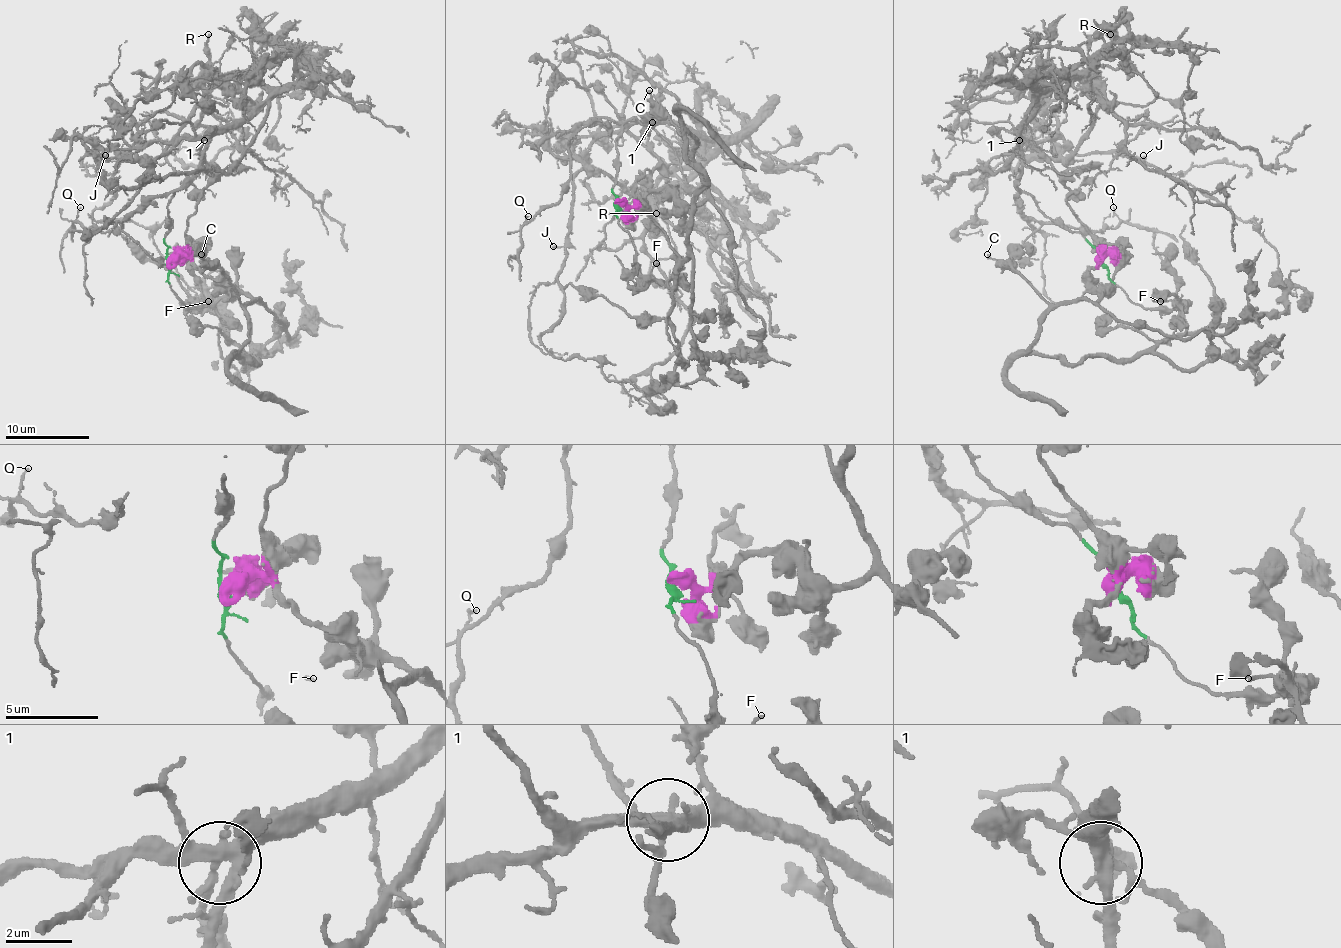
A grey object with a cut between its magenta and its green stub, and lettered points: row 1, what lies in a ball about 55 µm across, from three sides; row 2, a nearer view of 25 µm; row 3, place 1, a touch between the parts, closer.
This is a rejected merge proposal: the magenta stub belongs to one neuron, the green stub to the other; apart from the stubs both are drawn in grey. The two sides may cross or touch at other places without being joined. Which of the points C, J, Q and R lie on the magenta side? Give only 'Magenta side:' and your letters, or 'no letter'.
Magenta side: C

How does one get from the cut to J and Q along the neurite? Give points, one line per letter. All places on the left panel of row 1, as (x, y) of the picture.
J: (167, 260), (169, 199), (196, 172), (207, 142), (137, 138), (125, 155), (108, 161), (106, 155)
Q: (167, 260), (167, 207), (173, 193), (150, 197), (121, 228), (106, 233), (77, 218), (81, 207)

